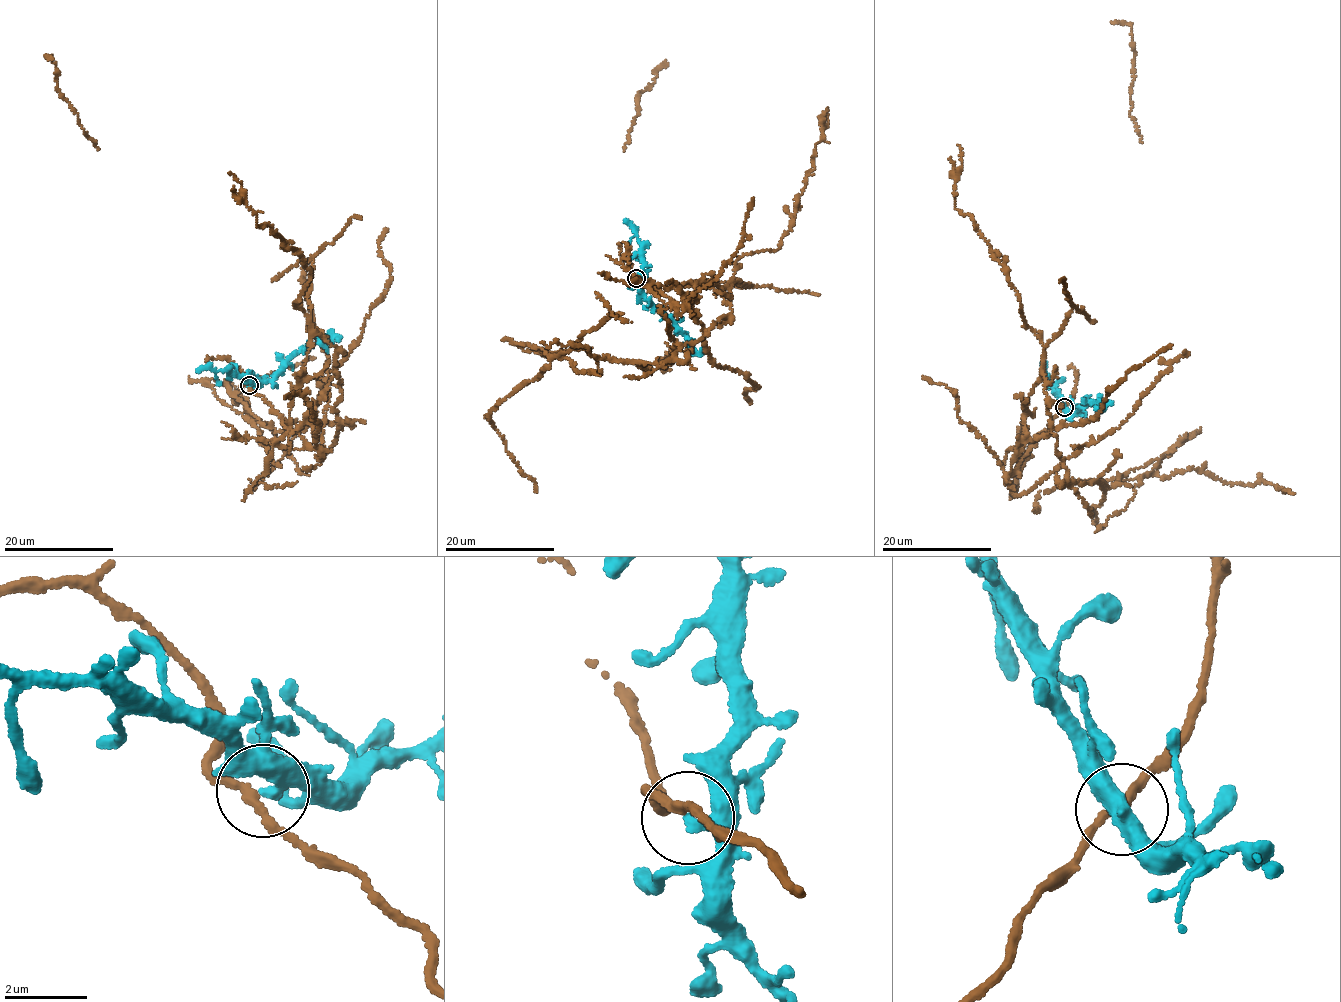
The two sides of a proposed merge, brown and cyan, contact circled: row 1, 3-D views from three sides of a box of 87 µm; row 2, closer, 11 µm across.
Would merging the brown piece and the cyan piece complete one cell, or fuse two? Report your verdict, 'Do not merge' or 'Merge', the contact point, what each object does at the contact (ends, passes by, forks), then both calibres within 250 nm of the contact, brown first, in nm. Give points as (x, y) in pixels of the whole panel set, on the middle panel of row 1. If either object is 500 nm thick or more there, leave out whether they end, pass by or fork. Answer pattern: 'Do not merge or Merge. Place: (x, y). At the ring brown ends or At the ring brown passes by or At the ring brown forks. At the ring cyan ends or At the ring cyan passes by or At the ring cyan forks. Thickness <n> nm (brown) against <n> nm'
Do not merge. Place: (636, 278). At the ring brown passes by. At the ring cyan ends. Thickness 190 nm (brown) against 340 nm

